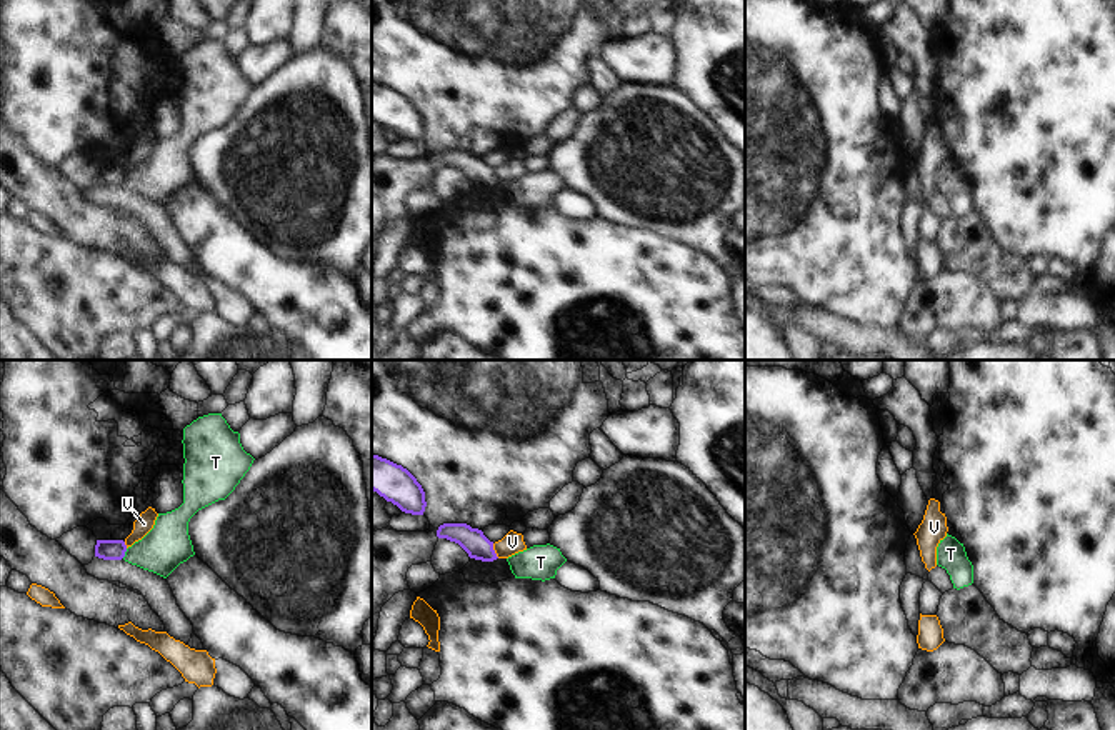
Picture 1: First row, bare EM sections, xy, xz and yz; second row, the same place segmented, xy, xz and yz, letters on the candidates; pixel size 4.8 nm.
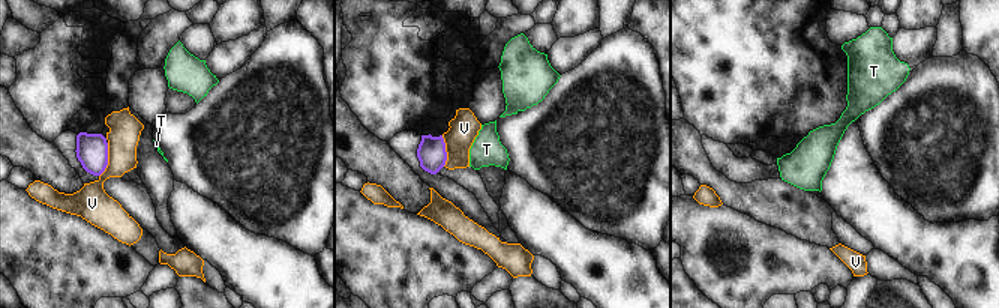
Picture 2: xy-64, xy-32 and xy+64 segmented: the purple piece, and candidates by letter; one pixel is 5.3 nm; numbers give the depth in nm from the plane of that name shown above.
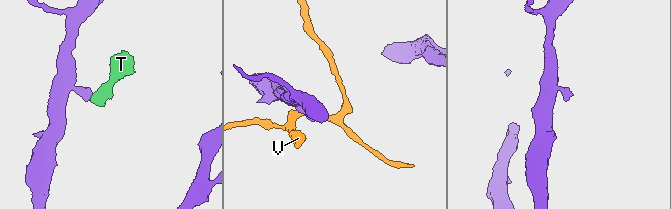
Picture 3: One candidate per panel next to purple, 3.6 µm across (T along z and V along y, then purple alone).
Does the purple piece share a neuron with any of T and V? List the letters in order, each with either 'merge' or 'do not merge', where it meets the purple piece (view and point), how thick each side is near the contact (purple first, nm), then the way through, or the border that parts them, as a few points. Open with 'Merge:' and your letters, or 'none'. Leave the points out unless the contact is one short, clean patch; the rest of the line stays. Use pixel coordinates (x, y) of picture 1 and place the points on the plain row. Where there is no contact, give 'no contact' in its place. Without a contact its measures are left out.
Merge: none
T: do not merge | xy (124, 180) | 100/220 nm | along xy (127, 175), (122, 184)
V: do not merge | xz (494, 177) | 120/100 nm | along xz (492, 170), (499, 184)

